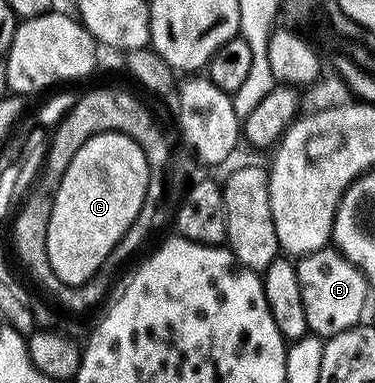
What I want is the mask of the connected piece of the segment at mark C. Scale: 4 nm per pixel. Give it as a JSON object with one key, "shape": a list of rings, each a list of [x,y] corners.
{"shape":[[[122,133],[94,135],[87,139],[78,153],[70,160],[61,185],[54,195],[53,210],[50,211],[49,230],[46,231],[46,255],[50,265],[62,283],[85,285],[99,271],[115,245],[126,235],[127,229],[142,209],[146,199],[148,167],[146,155],[132,138]]]}

